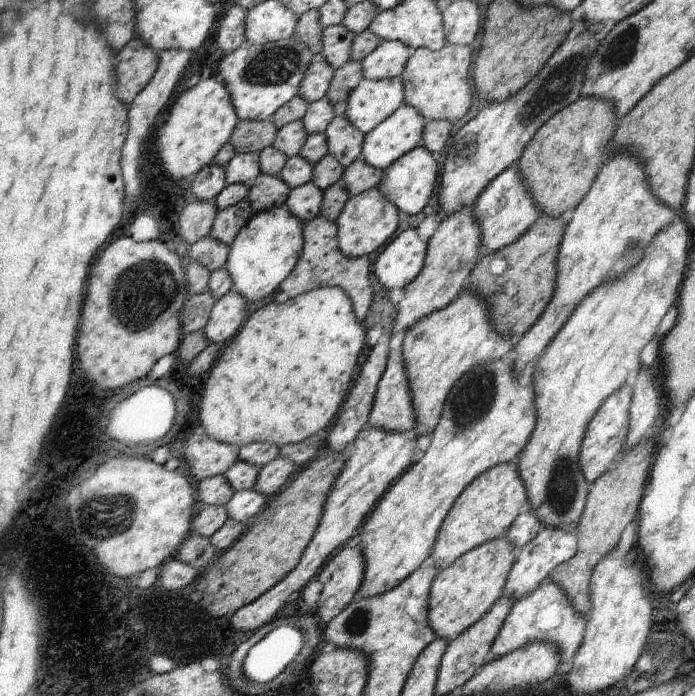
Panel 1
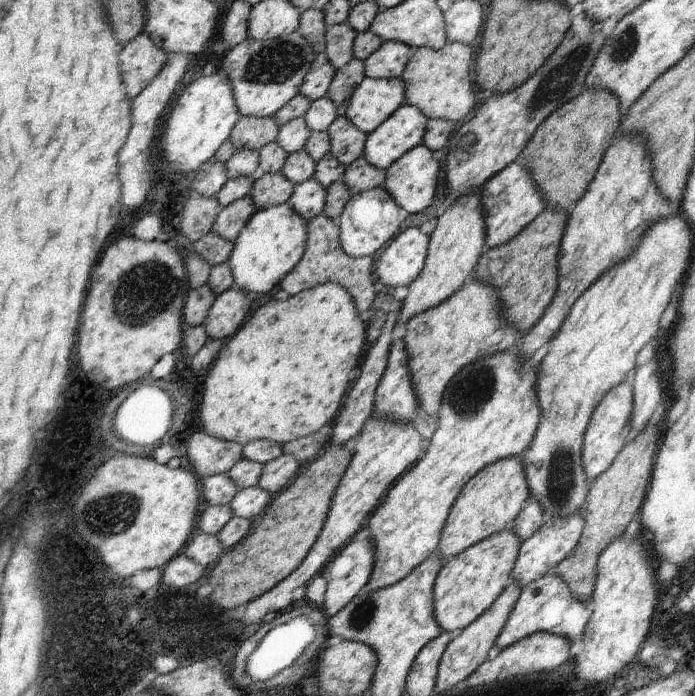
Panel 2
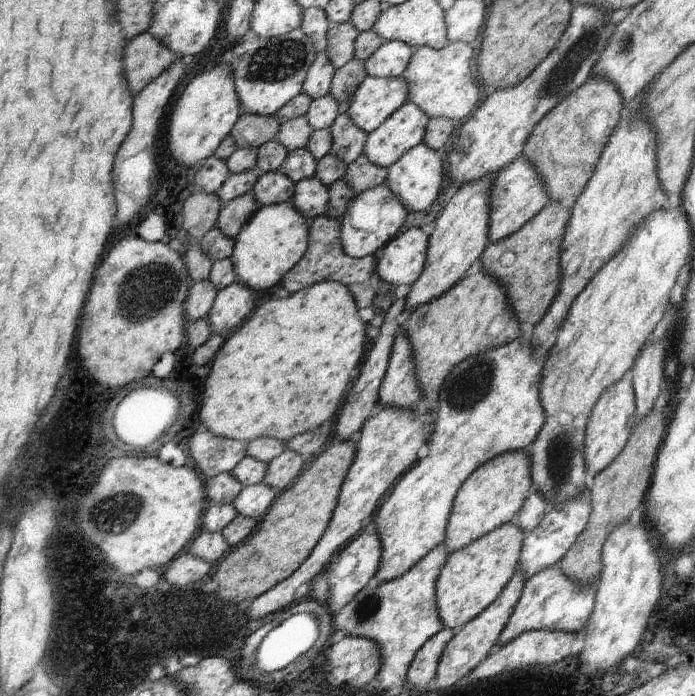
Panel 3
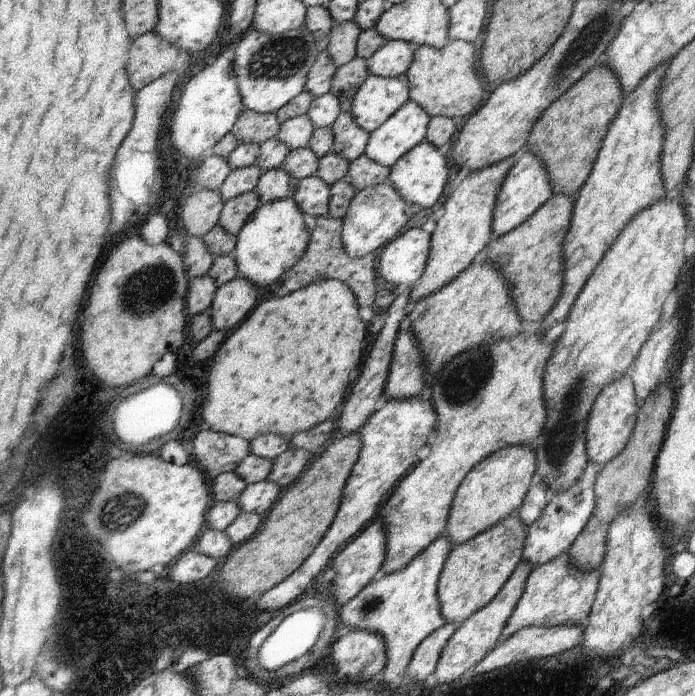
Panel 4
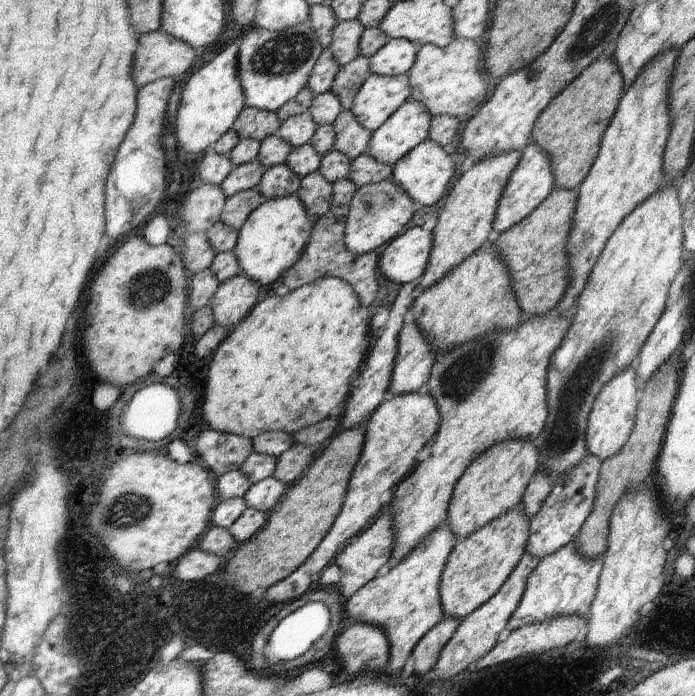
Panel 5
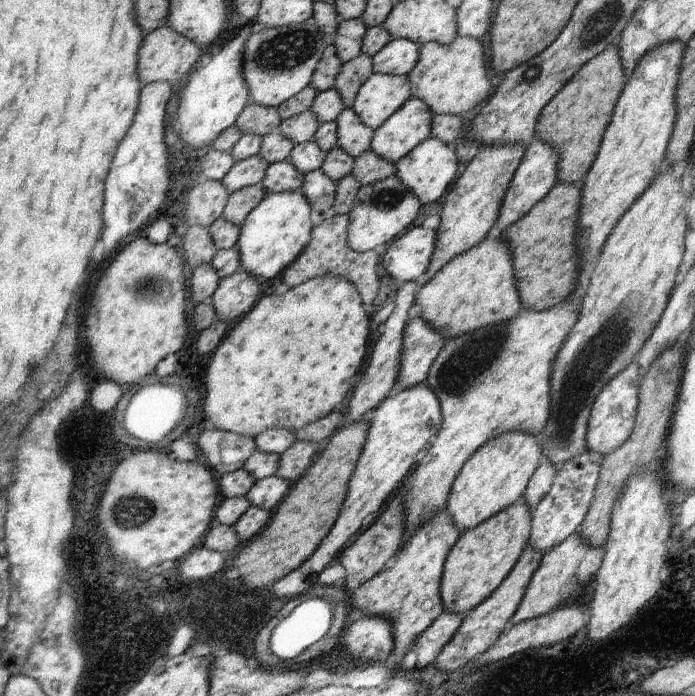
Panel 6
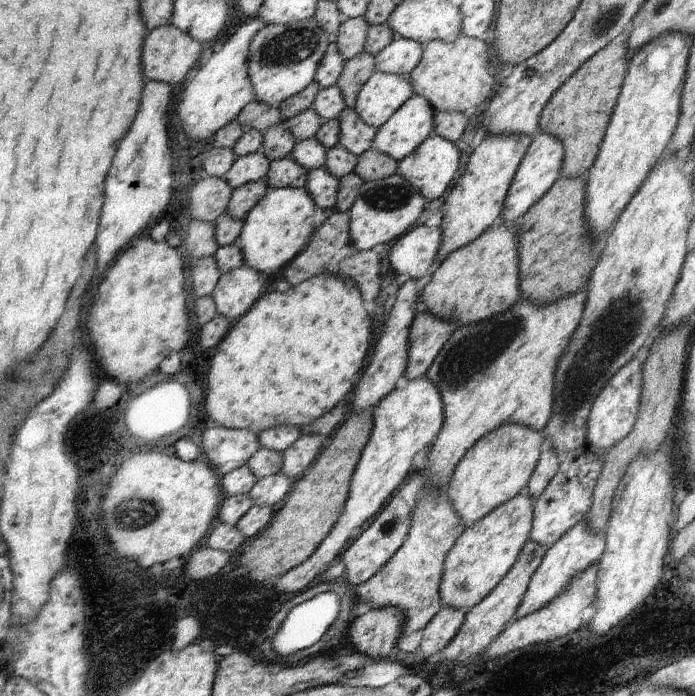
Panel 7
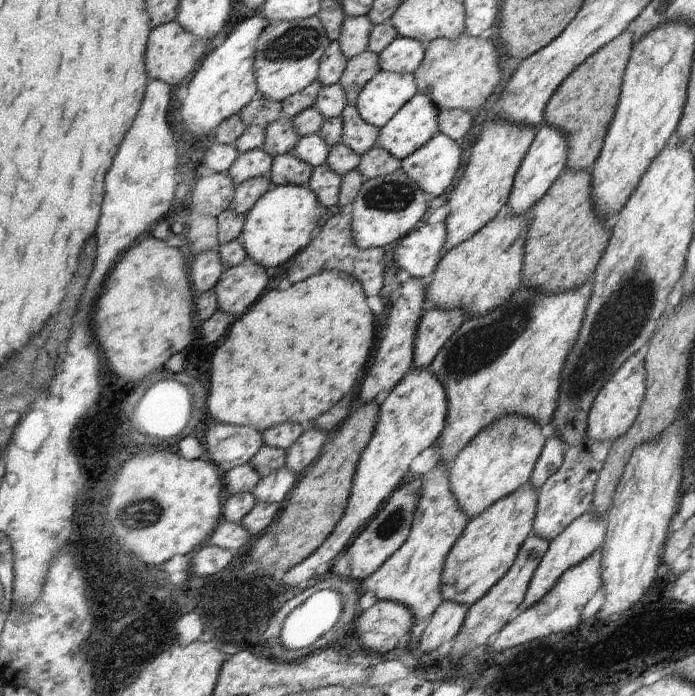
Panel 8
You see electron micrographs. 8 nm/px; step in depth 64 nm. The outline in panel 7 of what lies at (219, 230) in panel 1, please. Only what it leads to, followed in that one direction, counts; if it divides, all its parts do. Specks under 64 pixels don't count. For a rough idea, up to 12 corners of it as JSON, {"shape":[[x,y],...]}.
{"shape":[[266,179],[234,189],[225,212],[243,221],[269,189]]}

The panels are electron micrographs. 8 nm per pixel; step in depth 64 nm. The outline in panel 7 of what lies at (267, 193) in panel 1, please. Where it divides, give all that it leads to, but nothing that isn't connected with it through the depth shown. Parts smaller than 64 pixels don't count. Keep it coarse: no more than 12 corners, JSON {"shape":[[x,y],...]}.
{"shape":[[288,156],[270,161],[270,189],[305,188],[308,170]]}

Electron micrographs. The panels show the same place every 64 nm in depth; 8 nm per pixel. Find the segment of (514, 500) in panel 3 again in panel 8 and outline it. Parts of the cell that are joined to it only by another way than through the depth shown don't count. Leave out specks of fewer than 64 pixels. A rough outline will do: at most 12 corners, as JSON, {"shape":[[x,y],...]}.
{"shape":[[519,414],[484,427],[448,468],[470,520],[529,482],[547,440]]}

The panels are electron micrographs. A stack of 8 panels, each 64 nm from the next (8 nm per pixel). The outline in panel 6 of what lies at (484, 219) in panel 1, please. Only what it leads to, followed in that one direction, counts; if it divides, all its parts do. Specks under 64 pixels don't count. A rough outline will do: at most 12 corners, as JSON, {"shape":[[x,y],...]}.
{"shape":[[538,136],[525,148],[495,232],[524,218],[558,183],[557,151]]}

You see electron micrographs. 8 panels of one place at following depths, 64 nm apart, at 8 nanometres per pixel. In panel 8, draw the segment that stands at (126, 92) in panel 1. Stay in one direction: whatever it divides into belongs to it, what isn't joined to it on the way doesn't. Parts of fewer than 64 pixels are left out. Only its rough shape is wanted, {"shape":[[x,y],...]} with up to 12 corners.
{"shape":[[174,21],[150,31],[148,76],[176,87],[209,42]]}

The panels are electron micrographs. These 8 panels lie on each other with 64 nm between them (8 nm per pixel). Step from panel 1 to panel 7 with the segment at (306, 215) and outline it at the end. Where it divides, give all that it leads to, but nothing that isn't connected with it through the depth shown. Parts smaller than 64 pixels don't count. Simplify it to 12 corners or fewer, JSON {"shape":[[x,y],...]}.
{"shape":[[325,166],[308,173],[305,189],[322,210],[335,206],[339,179]]}

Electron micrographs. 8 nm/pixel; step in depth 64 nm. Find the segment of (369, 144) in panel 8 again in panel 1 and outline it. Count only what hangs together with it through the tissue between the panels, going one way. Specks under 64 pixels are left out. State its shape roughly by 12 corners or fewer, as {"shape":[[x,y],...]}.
{"shape":[[345,116],[323,133],[329,154],[343,167],[360,159],[365,134]]}

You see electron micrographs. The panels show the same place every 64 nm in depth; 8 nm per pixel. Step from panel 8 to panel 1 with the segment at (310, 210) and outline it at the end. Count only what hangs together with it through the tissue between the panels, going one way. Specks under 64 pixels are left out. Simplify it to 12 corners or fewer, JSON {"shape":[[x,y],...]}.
{"shape":[[282,206],[254,214],[225,269],[248,303],[294,270],[301,220]]}

